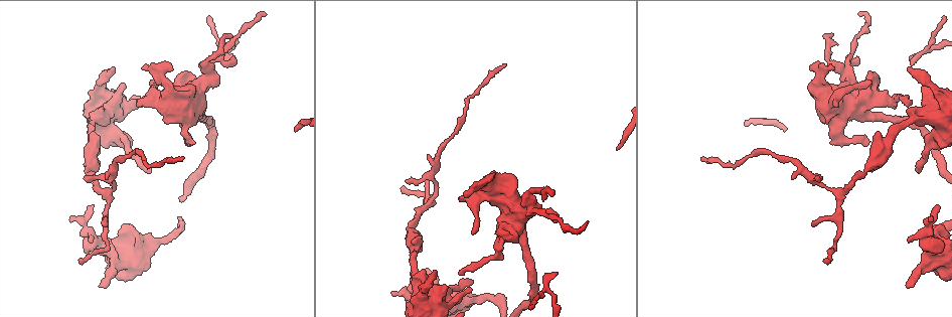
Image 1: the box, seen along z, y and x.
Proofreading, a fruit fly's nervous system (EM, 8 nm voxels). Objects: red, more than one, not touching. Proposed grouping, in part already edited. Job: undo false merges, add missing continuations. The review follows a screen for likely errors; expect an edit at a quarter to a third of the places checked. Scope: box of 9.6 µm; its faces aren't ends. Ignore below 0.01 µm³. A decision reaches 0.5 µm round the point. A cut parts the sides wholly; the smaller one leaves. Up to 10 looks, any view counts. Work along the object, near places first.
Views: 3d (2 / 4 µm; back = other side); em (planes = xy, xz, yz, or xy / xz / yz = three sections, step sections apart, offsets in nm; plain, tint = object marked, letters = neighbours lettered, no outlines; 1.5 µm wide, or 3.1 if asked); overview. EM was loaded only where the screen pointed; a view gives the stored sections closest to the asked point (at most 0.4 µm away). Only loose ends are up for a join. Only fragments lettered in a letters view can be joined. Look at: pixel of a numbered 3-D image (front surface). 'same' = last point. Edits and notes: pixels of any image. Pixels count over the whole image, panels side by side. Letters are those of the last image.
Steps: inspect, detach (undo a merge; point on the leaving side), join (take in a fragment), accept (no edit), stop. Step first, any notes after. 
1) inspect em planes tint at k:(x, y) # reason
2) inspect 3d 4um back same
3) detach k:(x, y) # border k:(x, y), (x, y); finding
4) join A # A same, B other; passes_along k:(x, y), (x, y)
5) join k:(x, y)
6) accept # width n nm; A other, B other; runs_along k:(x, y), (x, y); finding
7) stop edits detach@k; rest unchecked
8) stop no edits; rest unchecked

inspect em yz step 8 letters at 1:(71, 215) # branch stops here

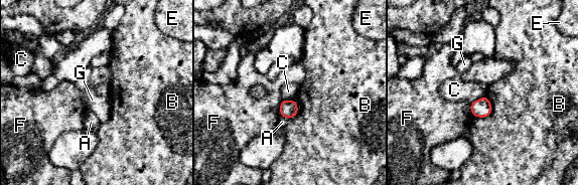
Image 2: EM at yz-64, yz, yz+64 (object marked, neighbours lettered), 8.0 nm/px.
inspect em planes letters same # cut it another way

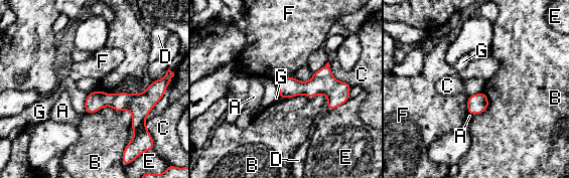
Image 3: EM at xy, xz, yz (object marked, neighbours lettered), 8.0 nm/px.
accept # A other, B other, C other, D other, E other, F other, G other; runs_along 3:(153, 84), (140, 101), (98, 101), (88, 111); no lettered fragment goes on from it

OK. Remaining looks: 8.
inspect 3d 2um back at 1:(104, 223) # free end

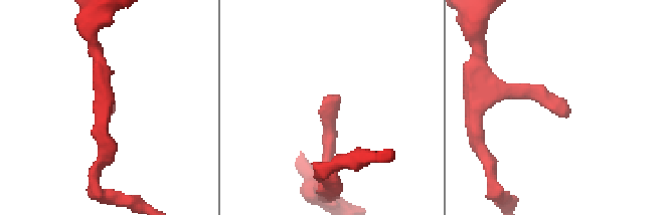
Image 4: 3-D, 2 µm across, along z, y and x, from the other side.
inspect em planes letters at 4:(570, 110)

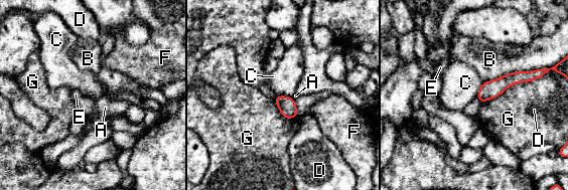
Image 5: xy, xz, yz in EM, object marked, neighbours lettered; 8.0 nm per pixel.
accept # width 140 nm; A other, B other, C other, D other, E other, F other, G other; no lettered fragment goes on from it

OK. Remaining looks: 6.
inspect em planes letters at 1:(99, 287) # an open end

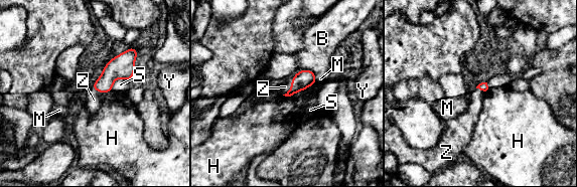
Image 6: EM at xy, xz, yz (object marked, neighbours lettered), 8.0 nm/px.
join 6:(285, 86) # B other, H other, M other, S other, Y other, Z same; passes_along 6:(302, 79), (291, 82), (285, 86); it goes on there

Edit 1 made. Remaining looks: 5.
inspect em planes letters at 1:(471, 232) # free end

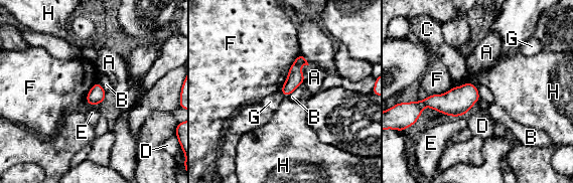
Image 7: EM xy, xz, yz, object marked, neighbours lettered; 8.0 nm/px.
accept # A other, B other, C other, D other, E other, F other, G other, H other; border 7:(454, 86), (416, 101); none of them fits

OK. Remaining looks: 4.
stop edits join@6; rest unchecked

